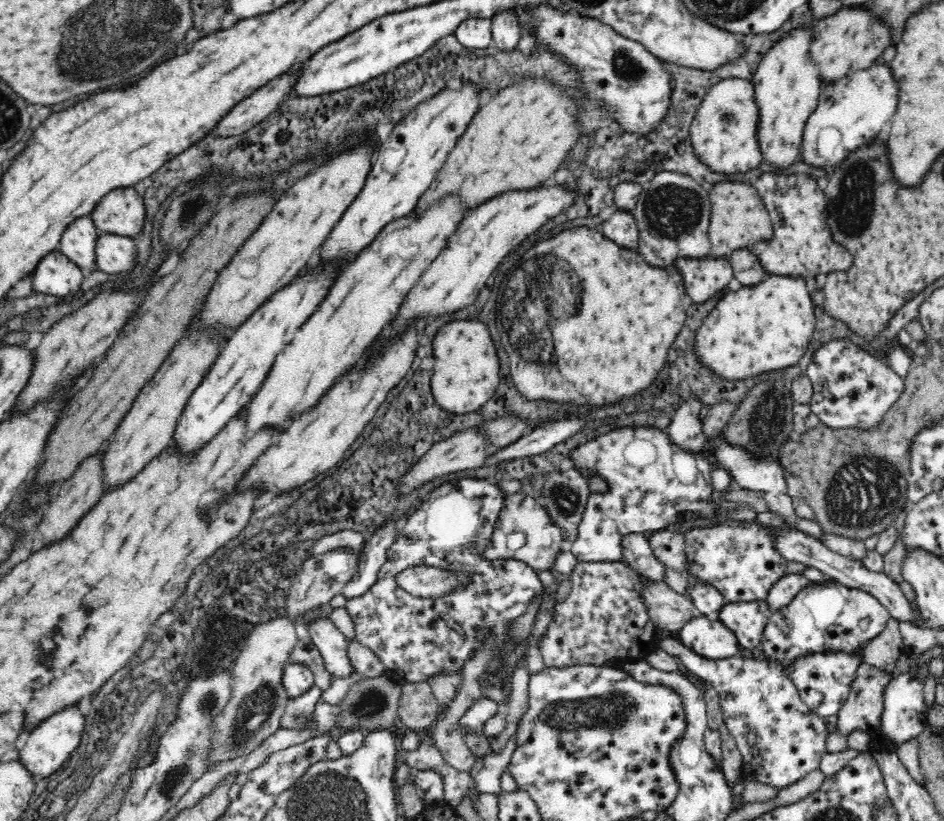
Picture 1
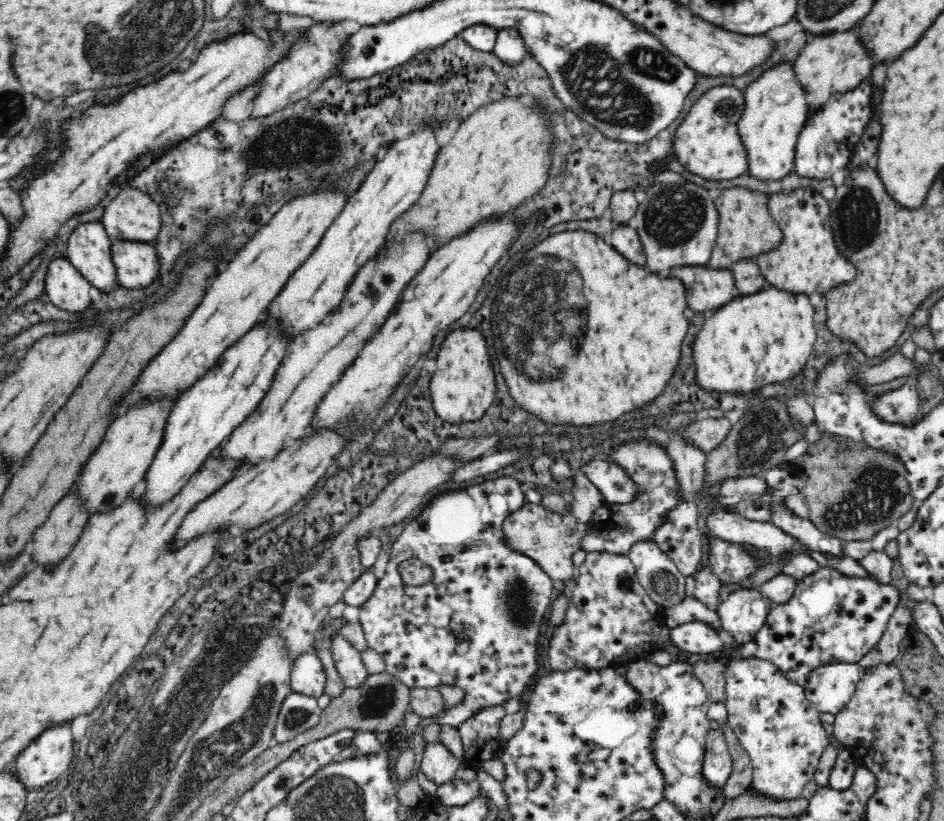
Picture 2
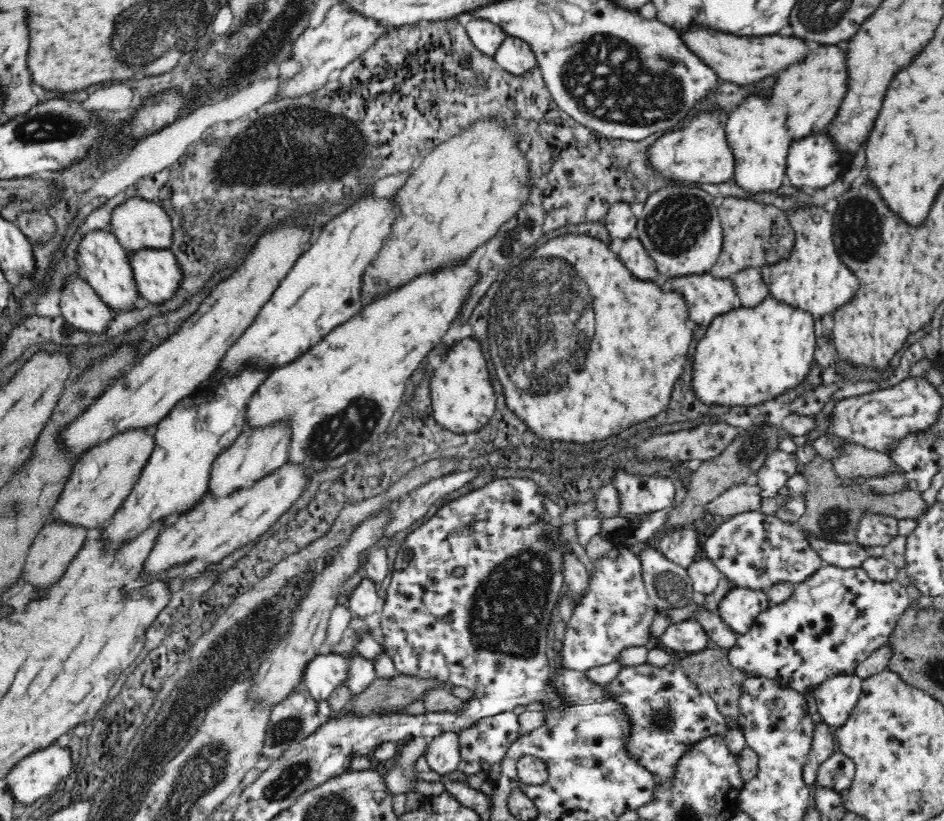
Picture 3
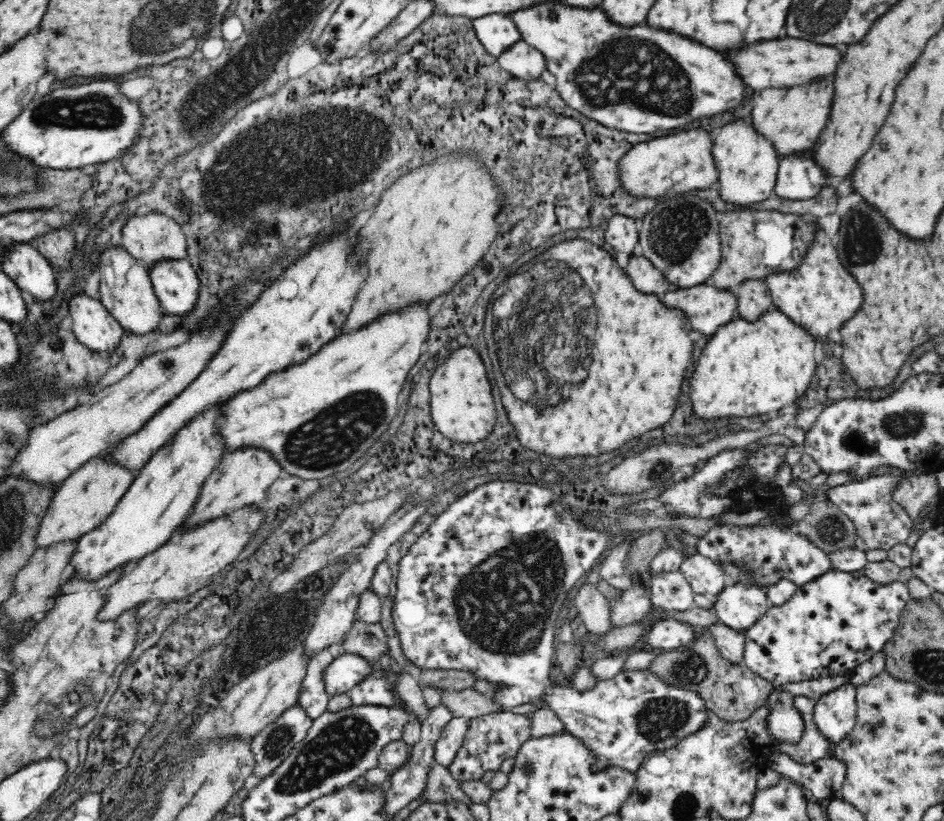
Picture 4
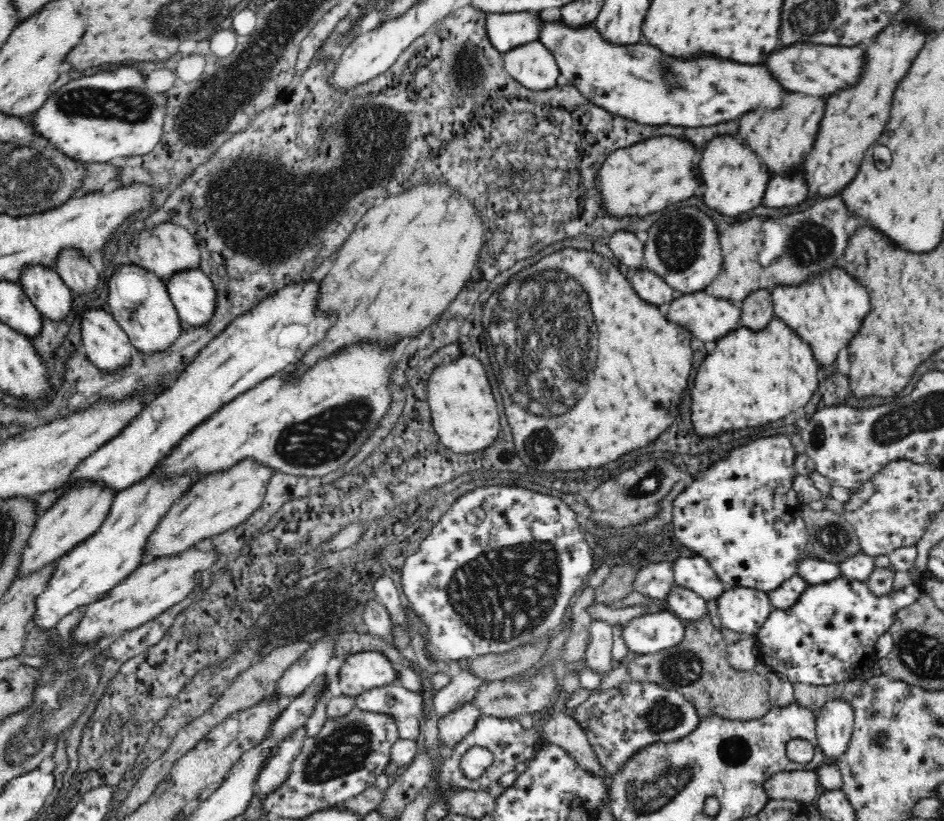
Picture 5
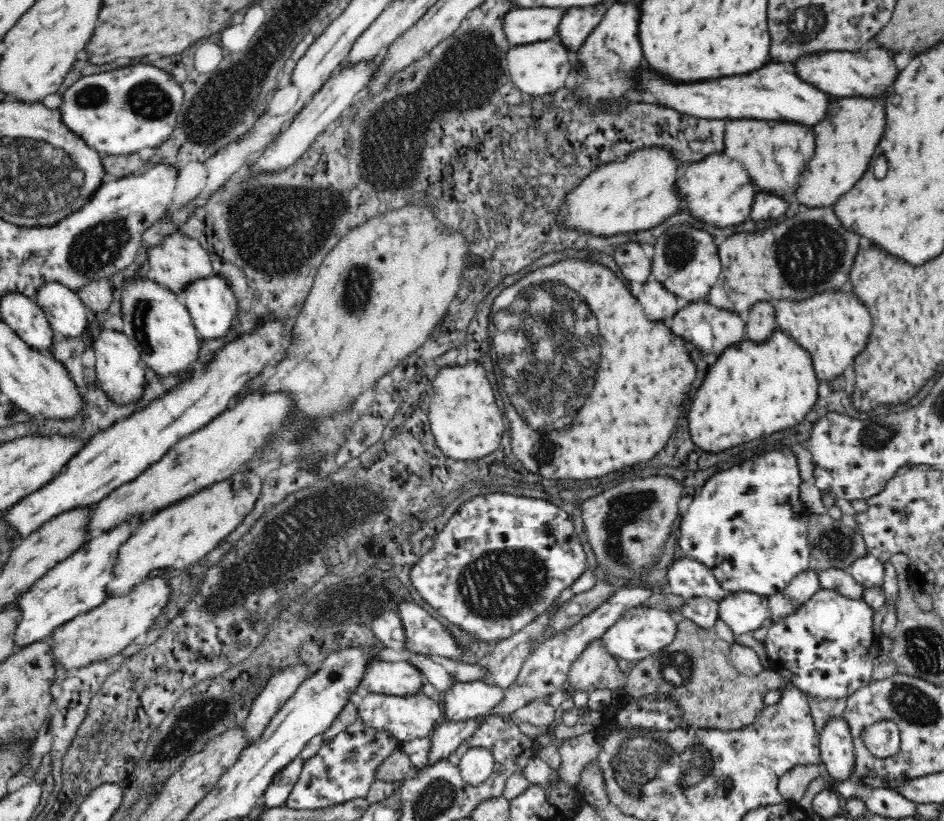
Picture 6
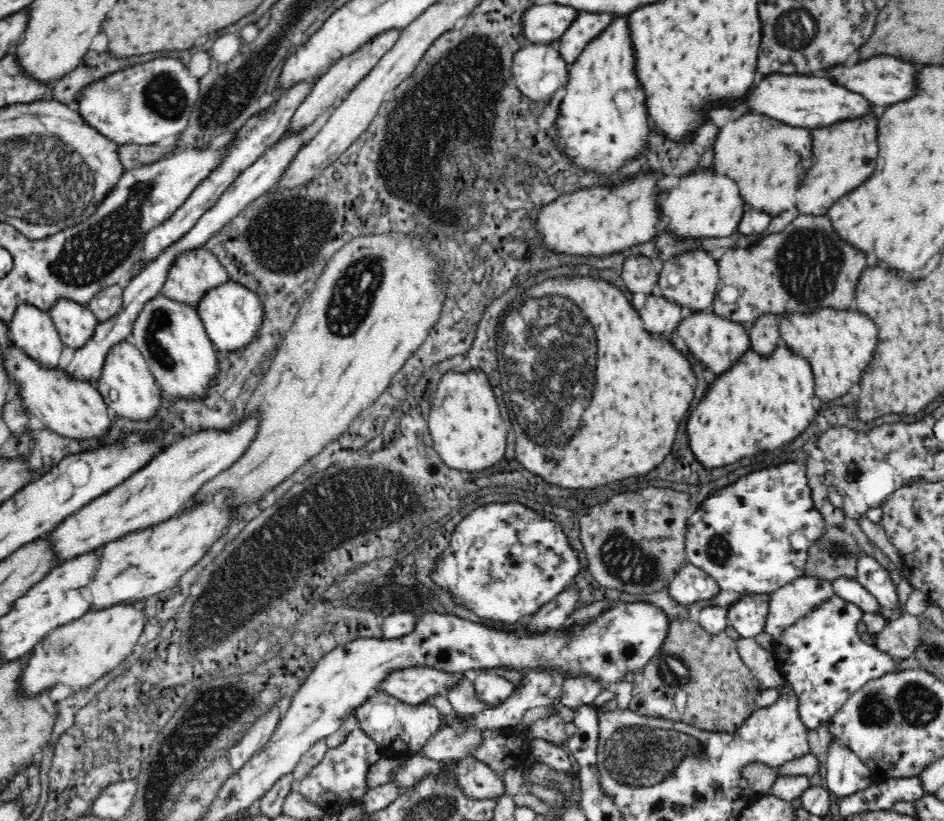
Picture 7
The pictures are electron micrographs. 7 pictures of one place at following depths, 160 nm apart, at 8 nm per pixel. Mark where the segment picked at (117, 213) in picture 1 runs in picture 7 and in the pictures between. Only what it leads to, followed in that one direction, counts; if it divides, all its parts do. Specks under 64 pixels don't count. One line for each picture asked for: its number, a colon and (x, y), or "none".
2: (132, 215)
3: (137, 223)
4: (150, 237)
5: (169, 248)
6: (177, 260)
7: (194, 272)

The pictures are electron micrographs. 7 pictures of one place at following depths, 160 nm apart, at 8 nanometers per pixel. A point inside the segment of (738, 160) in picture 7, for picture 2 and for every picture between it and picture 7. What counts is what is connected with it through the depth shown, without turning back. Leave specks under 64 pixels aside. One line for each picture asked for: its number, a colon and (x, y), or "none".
2: (832, 62)
3: (814, 89)
4: (793, 117)
5: (783, 137)
6: (773, 152)

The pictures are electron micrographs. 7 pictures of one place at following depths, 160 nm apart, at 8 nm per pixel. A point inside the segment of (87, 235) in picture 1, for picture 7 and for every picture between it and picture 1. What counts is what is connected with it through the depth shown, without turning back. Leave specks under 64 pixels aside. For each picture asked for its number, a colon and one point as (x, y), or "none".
2: (88, 247)
3: (102, 261)
4: (124, 285)
5: (138, 300)
6: (156, 320)
7: (170, 335)

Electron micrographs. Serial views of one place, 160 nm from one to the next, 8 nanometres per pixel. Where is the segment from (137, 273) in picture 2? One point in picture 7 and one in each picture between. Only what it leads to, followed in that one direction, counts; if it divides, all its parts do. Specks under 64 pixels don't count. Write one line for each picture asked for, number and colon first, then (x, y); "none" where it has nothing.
3: (156, 272)
4: (175, 283)
5: (191, 291)
6: (211, 304)
7: (231, 314)

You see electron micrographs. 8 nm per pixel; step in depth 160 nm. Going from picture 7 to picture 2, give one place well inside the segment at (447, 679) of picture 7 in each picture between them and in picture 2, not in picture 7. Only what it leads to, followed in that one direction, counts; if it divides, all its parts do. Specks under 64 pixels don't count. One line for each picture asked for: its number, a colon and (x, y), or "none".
2: (307, 677)
3: (324, 673)
4: (341, 676)
5: (363, 671)
6: (389, 678)

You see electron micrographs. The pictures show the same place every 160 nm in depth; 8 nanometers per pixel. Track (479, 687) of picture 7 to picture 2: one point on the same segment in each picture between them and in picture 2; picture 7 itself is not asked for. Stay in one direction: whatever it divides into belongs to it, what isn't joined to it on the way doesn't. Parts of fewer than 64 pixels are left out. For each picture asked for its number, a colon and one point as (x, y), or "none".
2: (439, 765)
3: (442, 754)
4: (452, 736)
5: (453, 727)
6: (462, 702)

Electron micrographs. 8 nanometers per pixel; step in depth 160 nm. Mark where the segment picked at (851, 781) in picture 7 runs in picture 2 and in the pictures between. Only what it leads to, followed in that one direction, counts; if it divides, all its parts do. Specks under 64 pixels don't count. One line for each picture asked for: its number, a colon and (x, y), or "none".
2: (829, 687)
3: (836, 697)
4: (834, 713)
5: (834, 721)
6: (836, 744)

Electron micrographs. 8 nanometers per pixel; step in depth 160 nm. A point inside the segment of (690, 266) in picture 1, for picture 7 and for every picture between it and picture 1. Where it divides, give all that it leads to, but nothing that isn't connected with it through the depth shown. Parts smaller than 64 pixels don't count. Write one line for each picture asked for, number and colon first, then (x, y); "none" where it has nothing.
2: (707, 288)
3: (706, 297)
4: (707, 308)
5: (708, 318)
6: (701, 323)
7: (717, 342)

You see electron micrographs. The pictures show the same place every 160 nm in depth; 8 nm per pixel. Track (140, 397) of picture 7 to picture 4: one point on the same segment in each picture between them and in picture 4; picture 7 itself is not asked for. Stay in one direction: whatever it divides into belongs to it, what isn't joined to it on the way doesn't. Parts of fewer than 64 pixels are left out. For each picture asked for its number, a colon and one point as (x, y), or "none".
4: (94, 326)
5: (106, 344)
6: (119, 368)

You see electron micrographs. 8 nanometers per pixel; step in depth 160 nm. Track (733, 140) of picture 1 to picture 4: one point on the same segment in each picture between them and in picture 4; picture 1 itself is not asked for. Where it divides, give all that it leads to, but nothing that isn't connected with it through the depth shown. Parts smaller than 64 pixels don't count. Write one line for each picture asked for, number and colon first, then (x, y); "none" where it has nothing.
2: (708, 143)
3: (700, 152)
4: (666, 166)

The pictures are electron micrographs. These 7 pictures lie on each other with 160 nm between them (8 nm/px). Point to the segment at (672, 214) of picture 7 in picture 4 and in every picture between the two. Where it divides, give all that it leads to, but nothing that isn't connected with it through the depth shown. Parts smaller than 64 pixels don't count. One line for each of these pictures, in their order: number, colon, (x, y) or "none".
4: (748, 163)
5: (737, 179)
6: (717, 190)

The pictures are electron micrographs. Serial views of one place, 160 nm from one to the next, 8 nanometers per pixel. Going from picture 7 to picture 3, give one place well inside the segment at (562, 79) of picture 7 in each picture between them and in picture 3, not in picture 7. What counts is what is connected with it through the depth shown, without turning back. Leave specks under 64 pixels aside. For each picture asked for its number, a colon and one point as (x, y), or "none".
3: (514, 55)
4: (524, 61)
5: (533, 65)
6: (537, 68)

